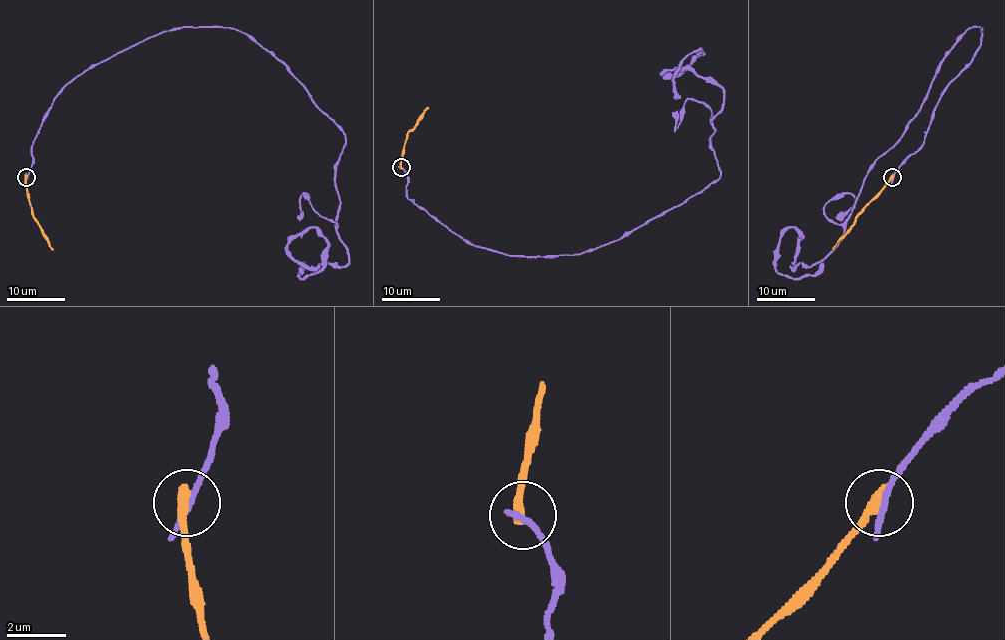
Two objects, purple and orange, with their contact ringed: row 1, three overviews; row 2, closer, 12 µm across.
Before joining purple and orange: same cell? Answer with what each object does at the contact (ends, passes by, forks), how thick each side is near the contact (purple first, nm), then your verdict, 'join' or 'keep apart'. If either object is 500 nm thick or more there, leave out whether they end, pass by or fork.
purple passes by; orange ends; calibres 190 and 440 nm; keep apart

